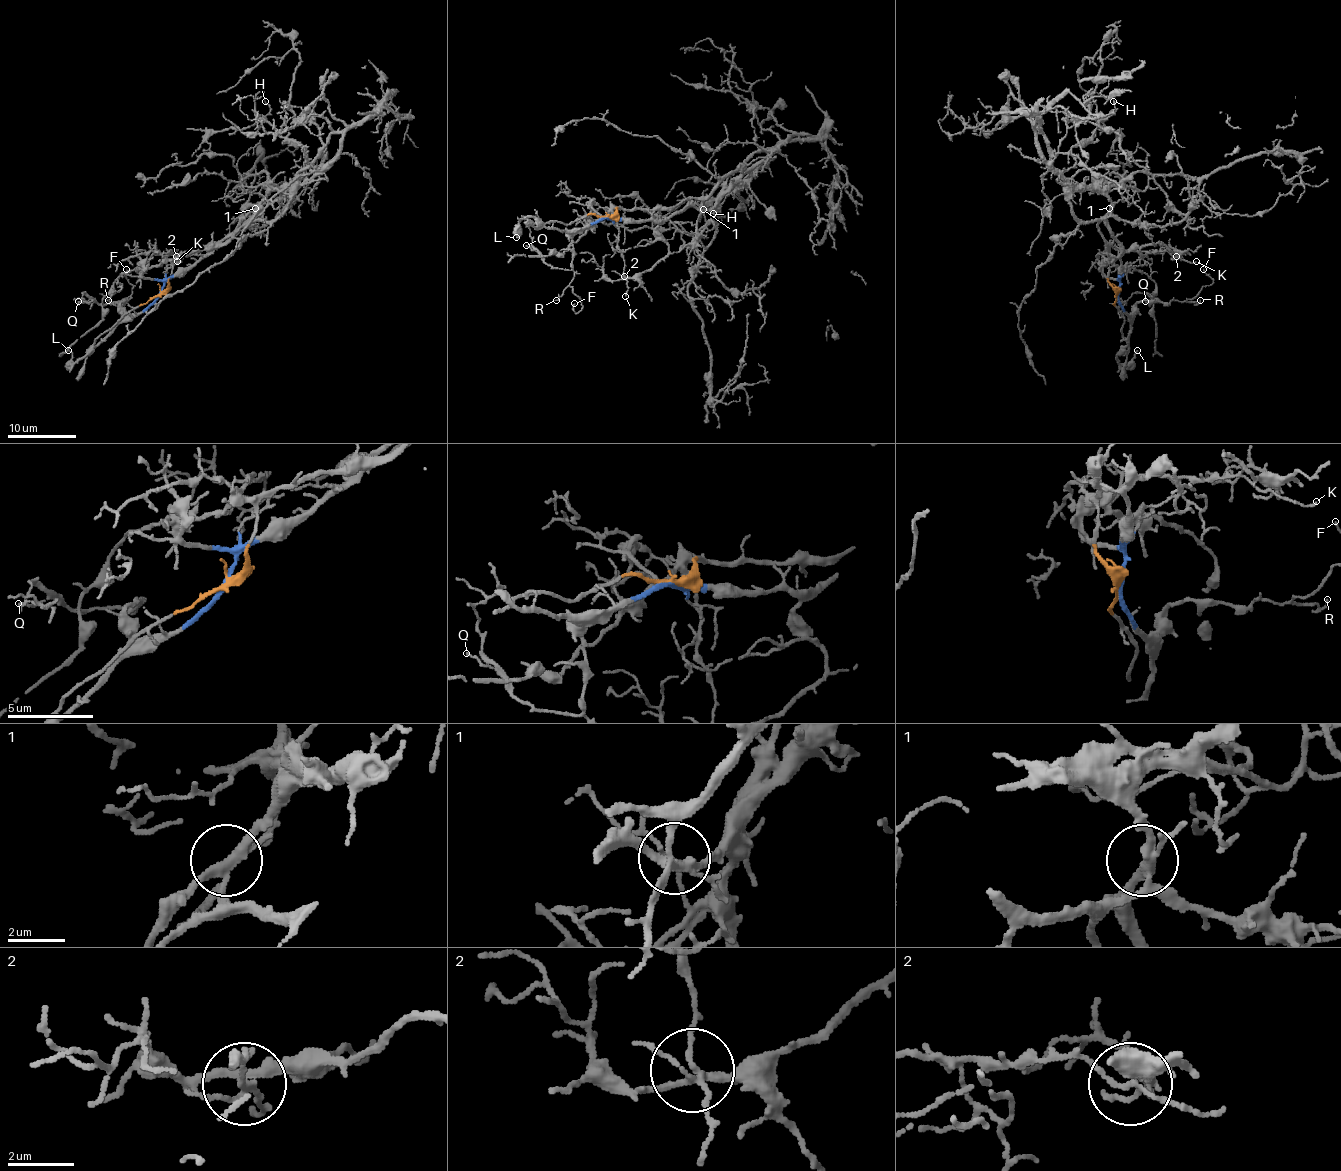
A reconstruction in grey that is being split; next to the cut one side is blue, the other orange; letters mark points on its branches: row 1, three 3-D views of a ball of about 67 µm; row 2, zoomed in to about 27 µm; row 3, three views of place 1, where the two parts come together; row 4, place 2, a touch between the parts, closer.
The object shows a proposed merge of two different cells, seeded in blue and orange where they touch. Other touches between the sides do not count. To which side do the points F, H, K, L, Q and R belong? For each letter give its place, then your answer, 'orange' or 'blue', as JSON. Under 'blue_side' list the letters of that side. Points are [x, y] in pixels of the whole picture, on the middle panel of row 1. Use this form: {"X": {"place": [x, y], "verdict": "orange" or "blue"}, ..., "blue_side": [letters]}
{"F": {"place": [574, 303], "verdict": "blue"}, "H": {"place": [713, 213], "verdict": "blue"}, "K": {"place": [625, 296], "verdict": "orange"}, "L": {"place": [516, 237], "verdict": "blue"}, "Q": {"place": [526, 245], "verdict": "blue"}, "R": {"place": [556, 300], "verdict": "blue"}, "blue_side": ["F", "H", "L", "Q", "R"]}

